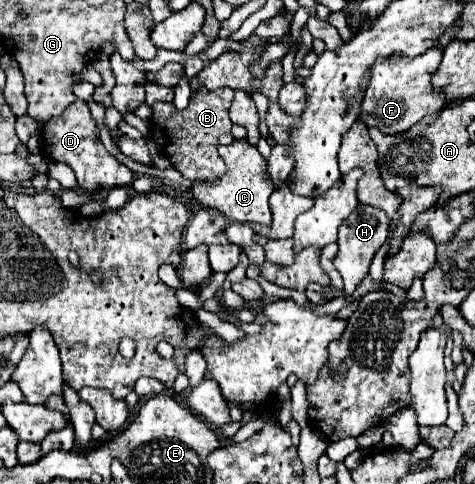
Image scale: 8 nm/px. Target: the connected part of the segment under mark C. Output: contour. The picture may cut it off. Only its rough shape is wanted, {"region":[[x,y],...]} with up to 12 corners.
{"region":[[245,140],[219,146],[227,172],[193,198],[233,222],[271,224],[267,162]]}

